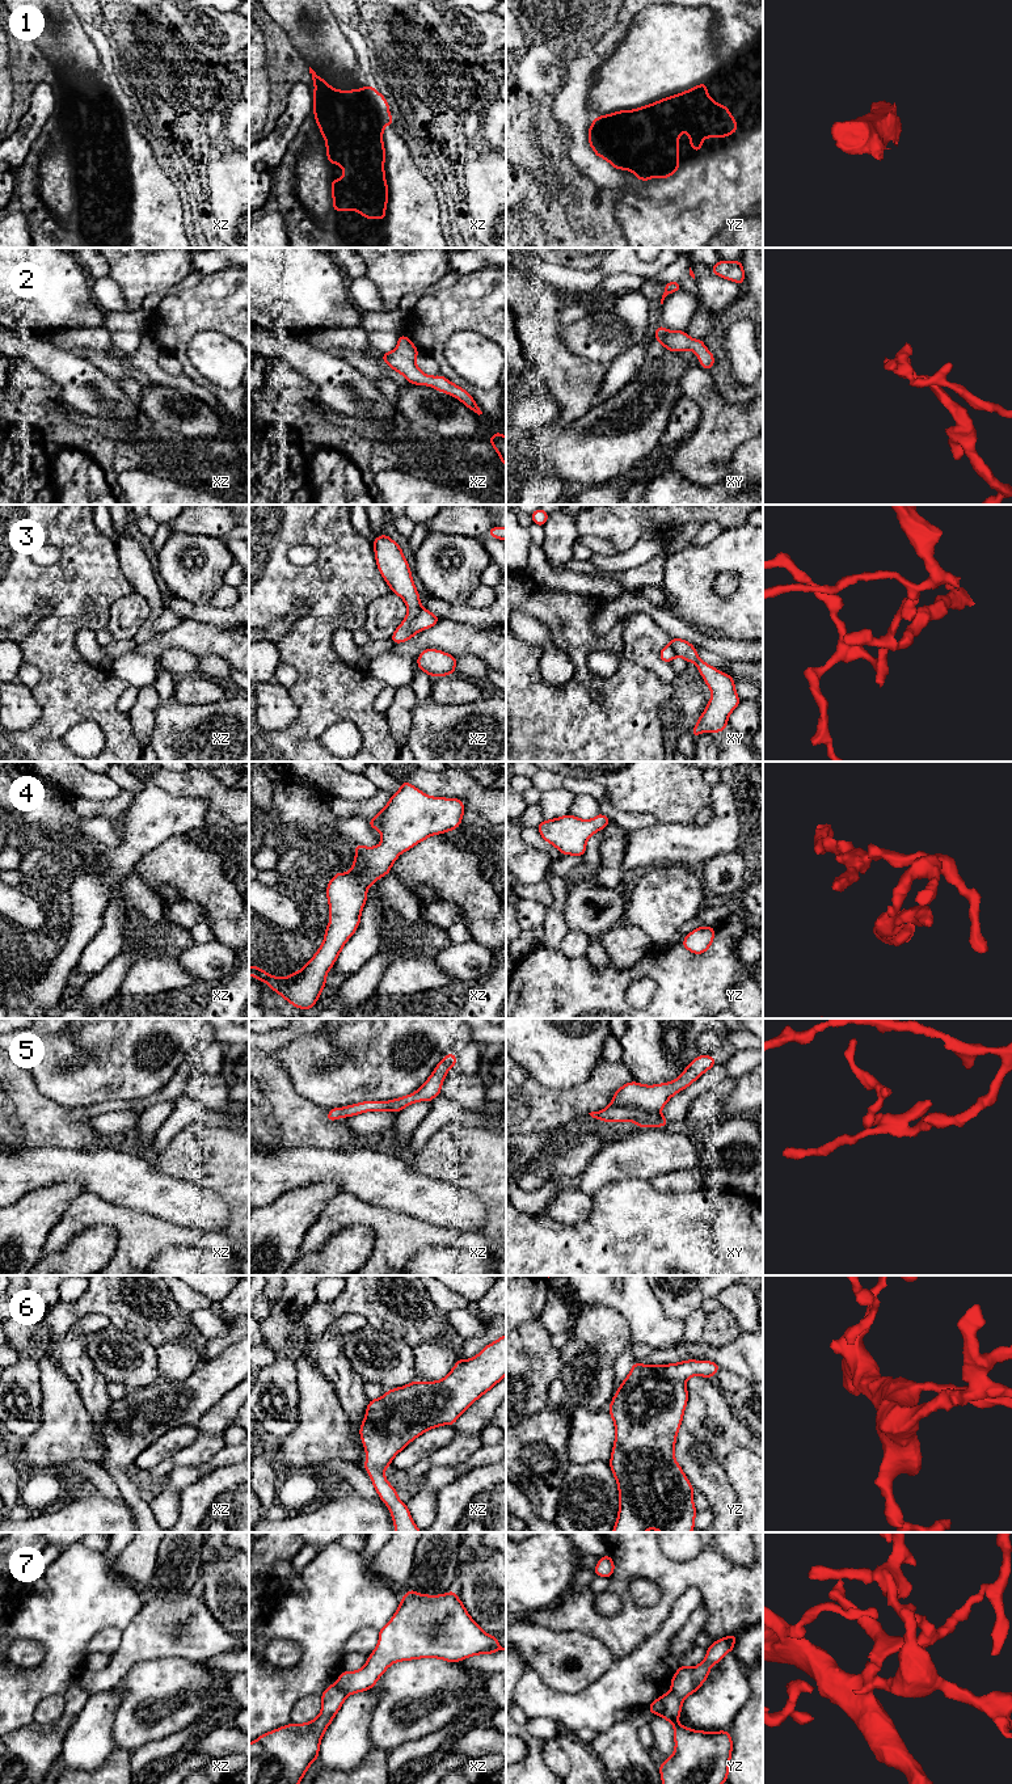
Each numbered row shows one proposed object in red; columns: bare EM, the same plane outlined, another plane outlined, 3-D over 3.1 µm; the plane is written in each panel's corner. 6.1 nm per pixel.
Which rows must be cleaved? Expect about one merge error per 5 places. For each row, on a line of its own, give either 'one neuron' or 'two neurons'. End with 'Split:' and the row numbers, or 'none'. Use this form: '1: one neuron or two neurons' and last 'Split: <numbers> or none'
1: one neuron
2: one neuron
3: two neurons
4: one neuron
5: one neuron
6: one neuron
7: two neurons
Split: 3, 7

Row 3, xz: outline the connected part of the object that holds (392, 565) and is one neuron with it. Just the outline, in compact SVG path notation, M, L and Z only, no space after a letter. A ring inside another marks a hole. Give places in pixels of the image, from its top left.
M387 535L376 536L372 544L380 574L389 585L391 591L397 594L408 607L404 621L391 637L393 644L401 644L417 633L412 624L422 610L419 594L414 586L409 564L404 557L401 547Z

